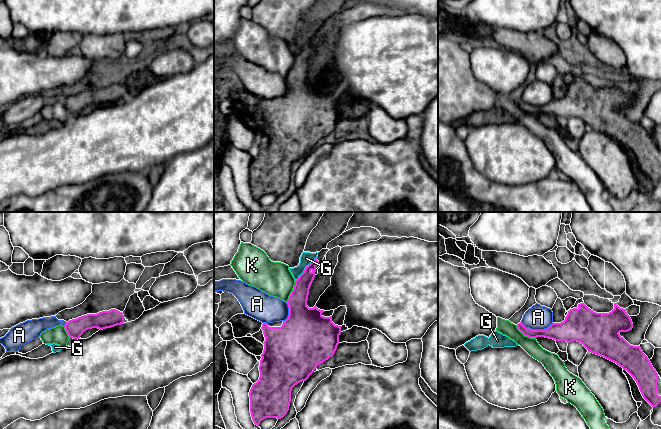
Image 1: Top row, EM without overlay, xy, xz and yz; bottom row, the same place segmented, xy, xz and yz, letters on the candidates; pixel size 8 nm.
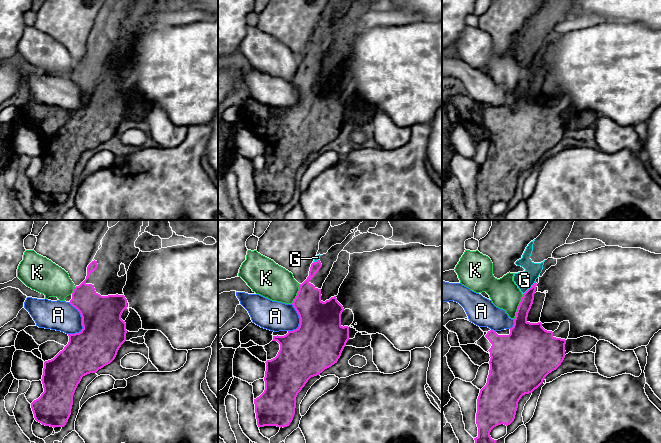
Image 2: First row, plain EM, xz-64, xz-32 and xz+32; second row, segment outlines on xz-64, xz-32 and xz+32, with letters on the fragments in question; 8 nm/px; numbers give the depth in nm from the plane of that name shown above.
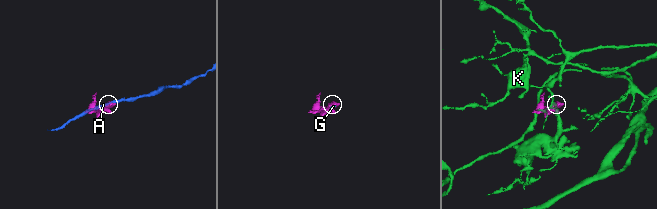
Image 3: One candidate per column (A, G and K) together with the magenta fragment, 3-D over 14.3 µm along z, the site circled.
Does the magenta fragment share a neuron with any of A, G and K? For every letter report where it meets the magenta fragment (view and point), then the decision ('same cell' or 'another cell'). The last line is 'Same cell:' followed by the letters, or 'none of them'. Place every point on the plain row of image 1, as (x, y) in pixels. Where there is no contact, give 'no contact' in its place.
A: yz (536, 106) | another cell
G: xz (305, 45) | another cell
K: yz (525, 111) | another cell
Same cell: none of them

